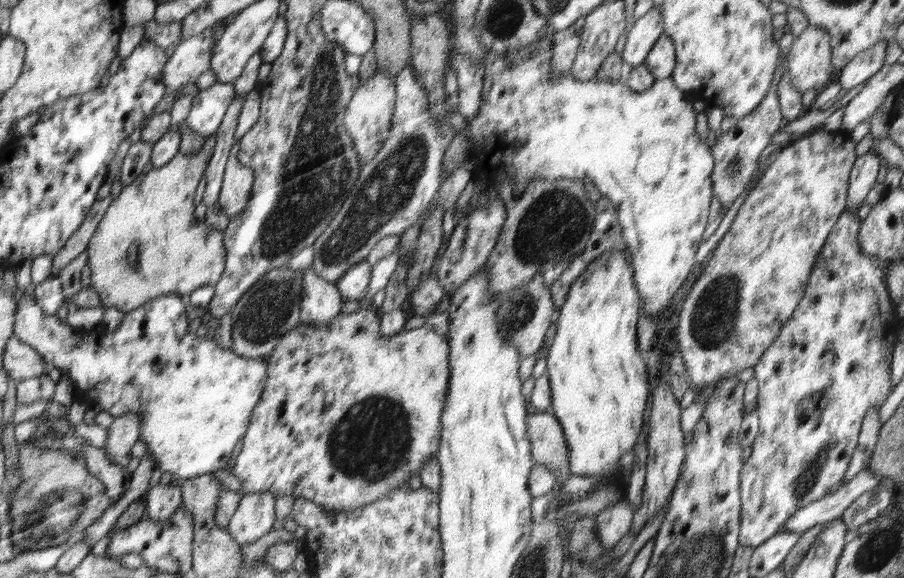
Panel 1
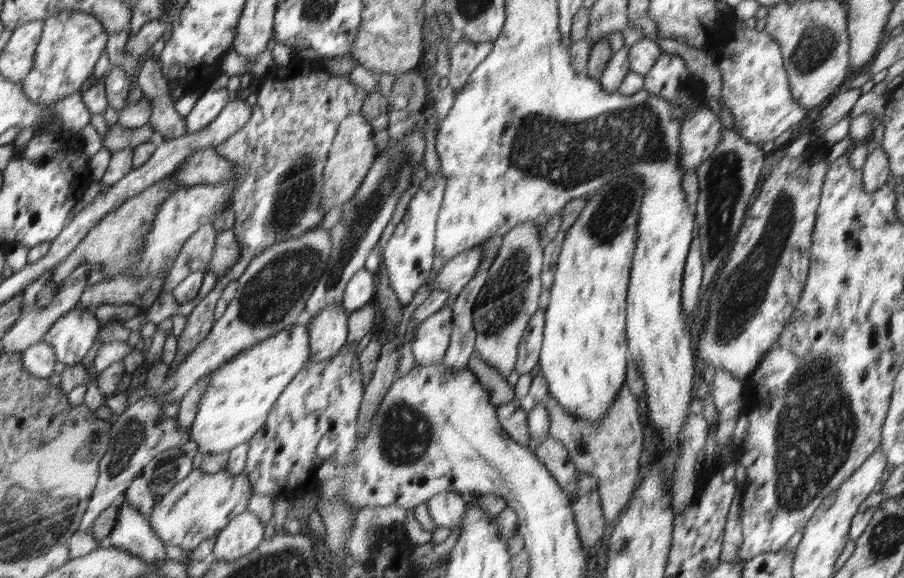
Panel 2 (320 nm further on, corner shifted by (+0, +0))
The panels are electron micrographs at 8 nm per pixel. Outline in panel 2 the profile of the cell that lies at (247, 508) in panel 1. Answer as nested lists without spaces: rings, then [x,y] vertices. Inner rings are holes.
[[[247,508],[244,513],[234,517],[224,529],[214,538],[216,544],[211,553],[211,560],[236,560],[250,554],[264,538],[264,524]]]

